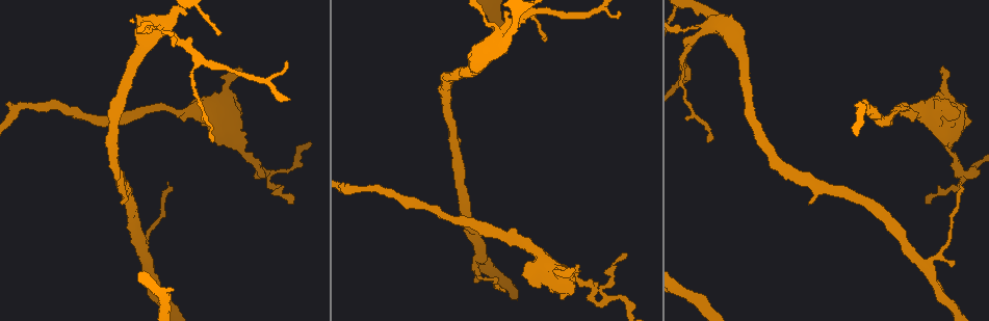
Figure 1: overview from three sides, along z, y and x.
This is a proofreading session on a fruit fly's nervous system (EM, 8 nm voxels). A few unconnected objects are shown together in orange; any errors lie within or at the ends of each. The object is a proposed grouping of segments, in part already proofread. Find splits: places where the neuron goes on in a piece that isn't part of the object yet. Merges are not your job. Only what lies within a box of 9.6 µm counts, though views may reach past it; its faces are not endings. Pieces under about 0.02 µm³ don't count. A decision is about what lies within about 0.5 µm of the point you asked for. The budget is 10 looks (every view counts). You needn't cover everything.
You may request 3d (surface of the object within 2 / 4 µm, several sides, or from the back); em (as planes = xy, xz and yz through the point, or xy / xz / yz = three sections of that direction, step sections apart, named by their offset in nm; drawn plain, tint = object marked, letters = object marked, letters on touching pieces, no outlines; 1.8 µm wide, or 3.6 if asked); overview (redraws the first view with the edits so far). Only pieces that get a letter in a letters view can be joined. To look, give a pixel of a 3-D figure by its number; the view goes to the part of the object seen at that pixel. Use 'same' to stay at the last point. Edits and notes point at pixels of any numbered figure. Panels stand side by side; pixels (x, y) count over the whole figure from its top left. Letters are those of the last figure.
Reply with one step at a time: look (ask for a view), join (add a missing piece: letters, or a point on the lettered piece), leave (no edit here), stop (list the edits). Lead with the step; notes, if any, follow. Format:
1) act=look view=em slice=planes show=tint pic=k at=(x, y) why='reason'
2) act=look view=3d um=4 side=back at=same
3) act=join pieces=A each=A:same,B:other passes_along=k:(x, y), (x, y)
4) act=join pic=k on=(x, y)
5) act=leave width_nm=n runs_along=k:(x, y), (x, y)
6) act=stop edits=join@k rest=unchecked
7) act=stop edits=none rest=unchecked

act=look view=3d um=4 pic=1 at=(940, 68) why='an open end'

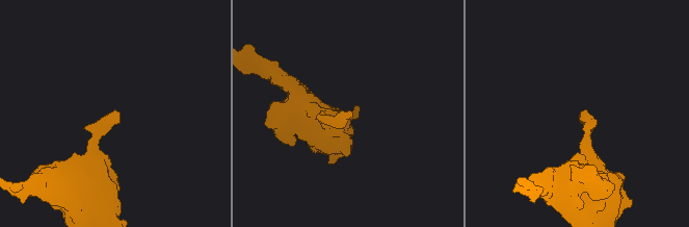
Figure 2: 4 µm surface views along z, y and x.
act=look view=em slice=planes show=tint pic=2 at=(120, 114)

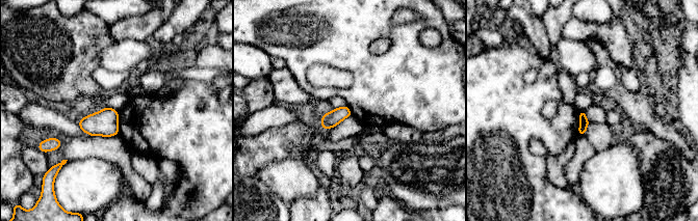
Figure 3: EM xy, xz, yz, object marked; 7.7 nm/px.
act=look view=em slice=planes show=letters at=same

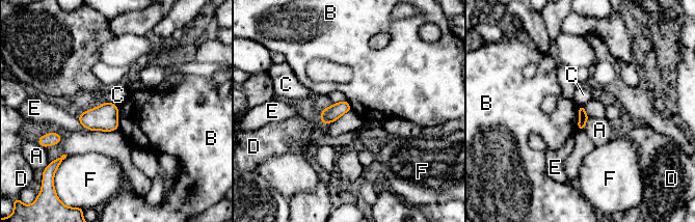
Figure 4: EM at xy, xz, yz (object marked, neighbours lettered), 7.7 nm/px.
act=leave each=A:other,B:other,C:other,D:other,E:other,F:other border=4:(579, 106), (578, 129) found='no lettered piece goes on from it'

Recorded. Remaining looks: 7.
act=look view=em slice=planes show=letters pic=1 at=(960, 182) why='thin end'

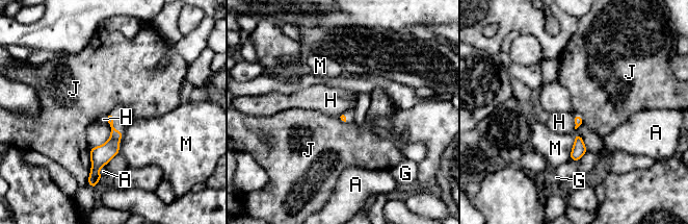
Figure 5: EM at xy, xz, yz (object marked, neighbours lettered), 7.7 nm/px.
act=leave each=A:other,G:other,H:other,J:other,M:other runs_along=5:(110, 119), (113, 143), (95, 176) found='none of them fits'

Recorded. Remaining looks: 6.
act=look view=em slice=planes show=letters pic=1 at=(289, 203) why='thin end'

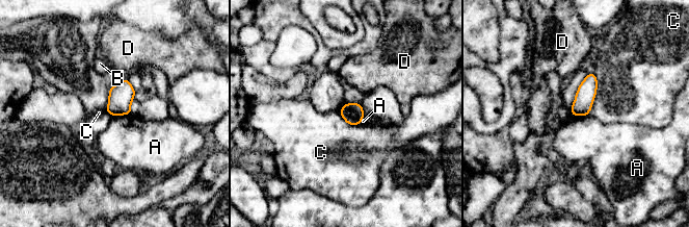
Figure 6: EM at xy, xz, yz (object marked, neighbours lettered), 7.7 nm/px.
act=leave each=A:other,B:other,C:other,D:other border=6:(130, 112), (113, 116) found='no lettered piece goes on from it'

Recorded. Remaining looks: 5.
act=look view=3d um=4 side=back pic=1 at=(695, 38) why='thick turns thin'

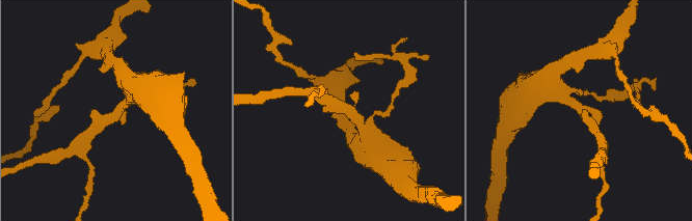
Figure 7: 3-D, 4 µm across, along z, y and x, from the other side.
act=look view=em slice=planes show=tint pic=7 at=(120, 111) arm_widths_nm=170,500

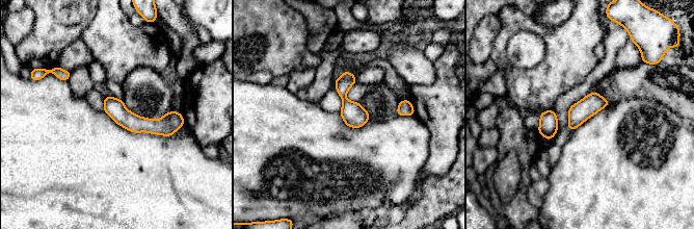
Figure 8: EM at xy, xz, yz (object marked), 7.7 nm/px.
act=look view=em slice=planes show=letters at=same why='what lies round it'

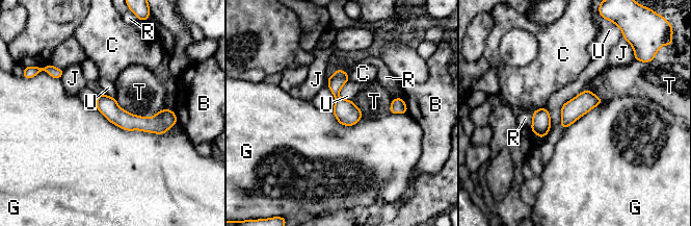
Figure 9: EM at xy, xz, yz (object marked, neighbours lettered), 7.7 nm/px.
act=leave width_nm=150 longest_contact=G:650nm each=B:other,C:other,G:other,J:other,R:other,T:other,U:other found='no lettered piece goes on from it'

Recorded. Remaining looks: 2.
act=stop edits=none rest=unchecked

